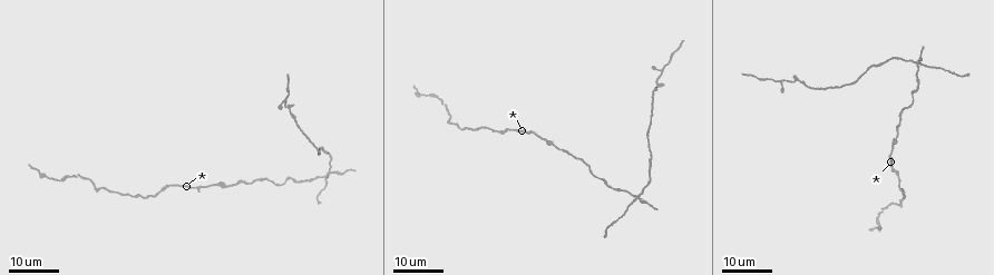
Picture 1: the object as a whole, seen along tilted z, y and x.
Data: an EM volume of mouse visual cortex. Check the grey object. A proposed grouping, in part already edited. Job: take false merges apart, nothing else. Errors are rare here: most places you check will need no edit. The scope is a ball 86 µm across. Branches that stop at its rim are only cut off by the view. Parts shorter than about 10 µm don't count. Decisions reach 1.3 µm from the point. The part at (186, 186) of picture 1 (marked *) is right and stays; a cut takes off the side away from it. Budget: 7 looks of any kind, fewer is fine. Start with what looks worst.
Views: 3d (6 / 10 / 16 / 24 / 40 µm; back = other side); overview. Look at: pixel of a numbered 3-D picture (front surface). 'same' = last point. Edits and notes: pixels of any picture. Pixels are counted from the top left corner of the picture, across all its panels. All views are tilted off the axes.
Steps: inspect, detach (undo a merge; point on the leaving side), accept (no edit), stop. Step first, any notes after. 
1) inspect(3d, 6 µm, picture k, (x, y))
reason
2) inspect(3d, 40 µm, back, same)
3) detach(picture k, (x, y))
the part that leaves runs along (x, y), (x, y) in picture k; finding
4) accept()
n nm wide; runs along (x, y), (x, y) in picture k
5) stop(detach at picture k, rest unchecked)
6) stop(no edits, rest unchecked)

inspect(3d, 16 µm, picture 1, (225, 188))
sudden change in width

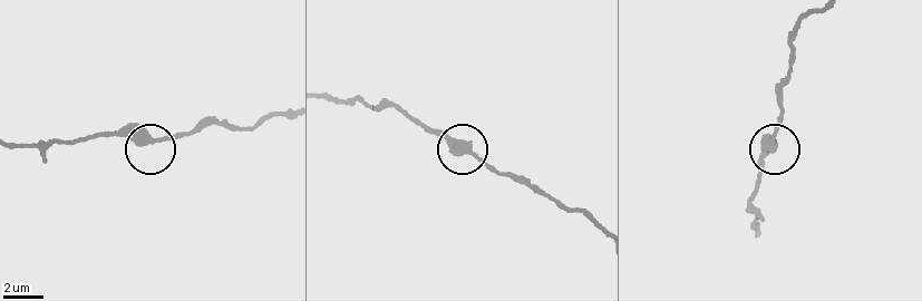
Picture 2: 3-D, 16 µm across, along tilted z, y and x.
inspect(3d, 10 µm, picture 2, (469, 150))

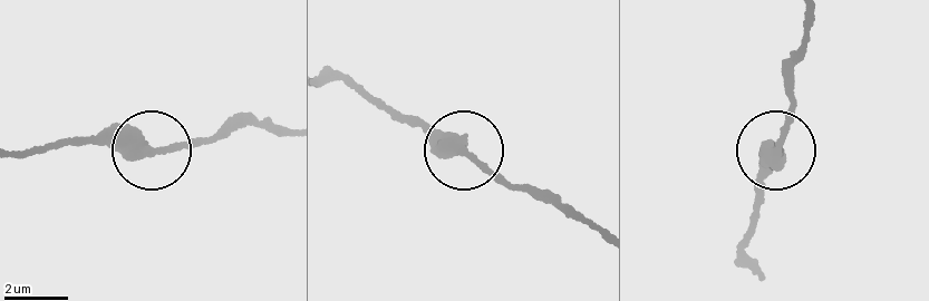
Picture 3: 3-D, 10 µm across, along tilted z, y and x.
inspect(3d, 10 µm, back, picture 3, (156, 152))

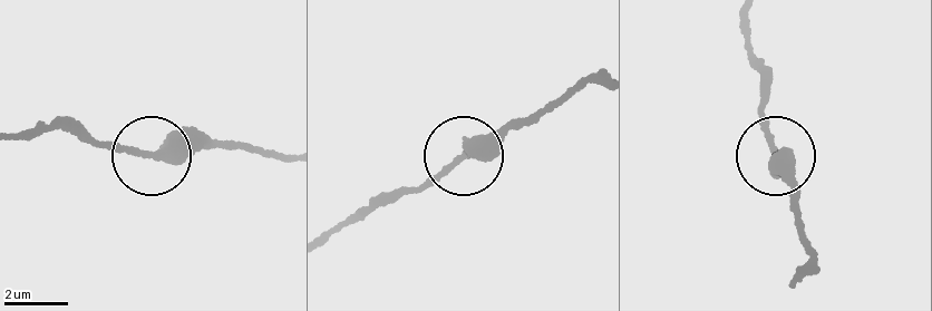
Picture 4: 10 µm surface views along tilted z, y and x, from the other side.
accept()
runs along (283, 156), (231, 144), (128, 151), (60, 124) in picture 4; one cell here

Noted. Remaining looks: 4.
inspect(3d, 24 µm, picture 1, (910, 95))
thick turns thin

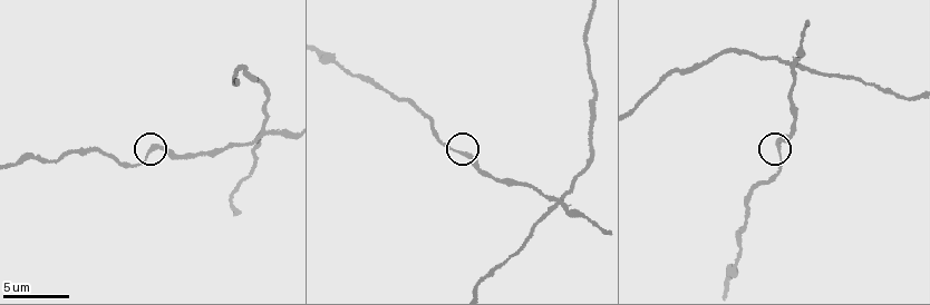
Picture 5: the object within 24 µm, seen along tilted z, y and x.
inspect(3d, 6 µm, picture 5, (466, 153))
zoom in

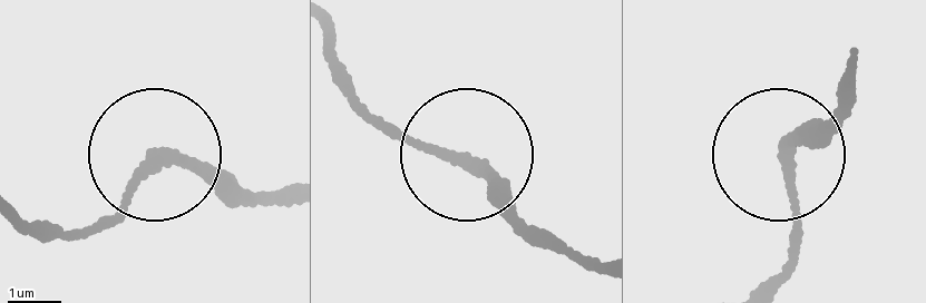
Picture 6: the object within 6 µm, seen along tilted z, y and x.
accept()
one cell here

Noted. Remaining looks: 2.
inspect(3d, 16 µm, picture 1, (901, 190))
sudden change in width

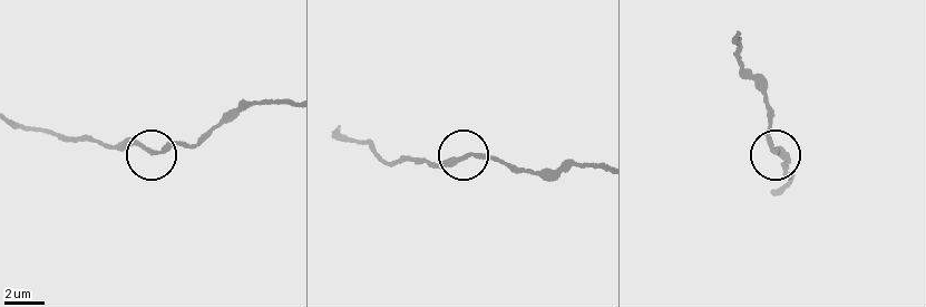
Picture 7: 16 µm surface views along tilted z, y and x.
inspect(3d, 6 µm, picture 7, (465, 159))
closer look

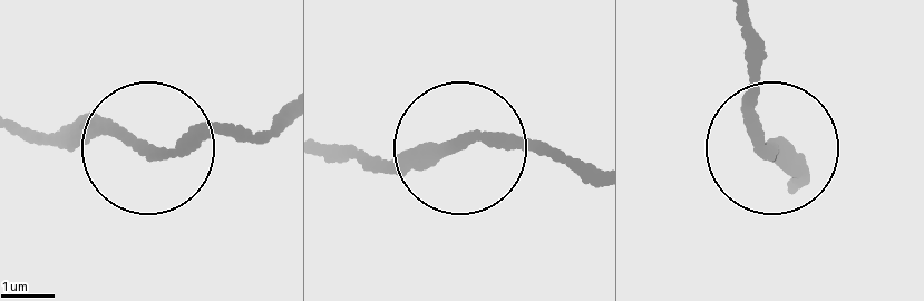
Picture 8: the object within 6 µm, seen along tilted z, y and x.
accept()
all the same cell

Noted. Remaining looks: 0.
stop(no edits, rest unchecked)

